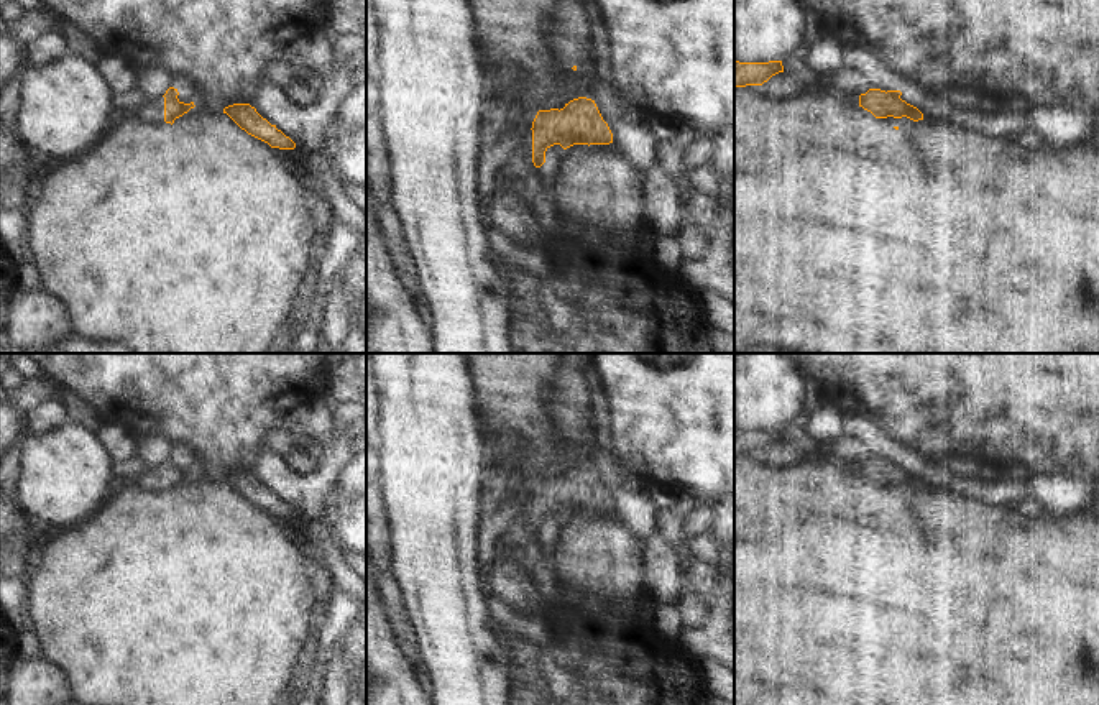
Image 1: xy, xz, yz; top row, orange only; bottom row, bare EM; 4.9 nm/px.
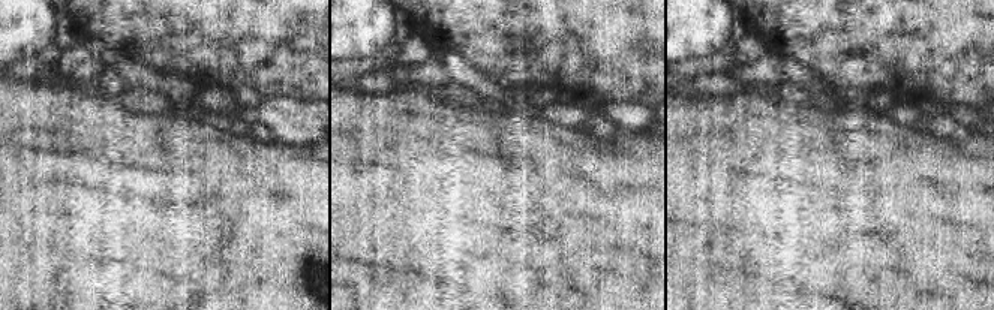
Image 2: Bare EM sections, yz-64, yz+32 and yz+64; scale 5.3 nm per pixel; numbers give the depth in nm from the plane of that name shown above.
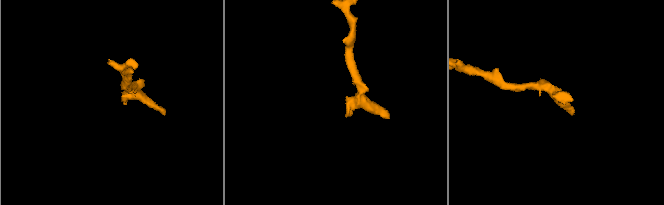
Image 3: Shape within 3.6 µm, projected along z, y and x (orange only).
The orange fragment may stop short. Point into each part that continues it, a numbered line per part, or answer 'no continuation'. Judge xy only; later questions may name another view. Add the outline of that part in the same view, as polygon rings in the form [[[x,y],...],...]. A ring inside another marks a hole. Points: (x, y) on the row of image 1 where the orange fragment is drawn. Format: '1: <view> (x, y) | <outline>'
1: xy (150, 110) | [[[164,97],[145,100],[136,107],[136,118],[146,123],[164,123]]]

